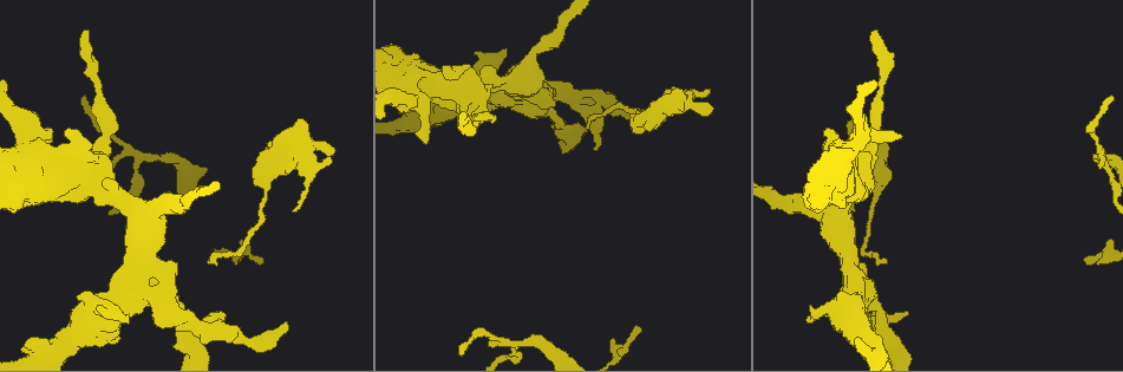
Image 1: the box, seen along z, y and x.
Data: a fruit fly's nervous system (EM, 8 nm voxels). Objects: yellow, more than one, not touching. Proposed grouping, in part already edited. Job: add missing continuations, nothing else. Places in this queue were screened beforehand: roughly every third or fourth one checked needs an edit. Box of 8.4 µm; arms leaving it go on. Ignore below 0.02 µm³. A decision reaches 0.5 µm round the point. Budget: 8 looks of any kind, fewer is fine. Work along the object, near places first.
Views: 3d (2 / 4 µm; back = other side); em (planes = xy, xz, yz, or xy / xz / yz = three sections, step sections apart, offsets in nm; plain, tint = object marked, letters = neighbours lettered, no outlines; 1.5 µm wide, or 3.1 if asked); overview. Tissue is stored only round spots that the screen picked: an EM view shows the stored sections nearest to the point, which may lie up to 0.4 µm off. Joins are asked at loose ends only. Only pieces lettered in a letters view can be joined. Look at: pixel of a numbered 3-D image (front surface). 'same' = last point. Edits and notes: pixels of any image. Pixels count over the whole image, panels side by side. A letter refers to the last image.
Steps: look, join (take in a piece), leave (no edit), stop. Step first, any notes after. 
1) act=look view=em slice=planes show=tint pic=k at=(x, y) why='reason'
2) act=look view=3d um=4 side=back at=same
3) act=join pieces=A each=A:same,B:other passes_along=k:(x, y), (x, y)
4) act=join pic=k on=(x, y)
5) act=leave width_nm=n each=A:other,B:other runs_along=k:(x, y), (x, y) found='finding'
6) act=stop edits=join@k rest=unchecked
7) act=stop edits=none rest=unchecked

act=look view=em slice=planes show=letters pic=1 at=(865, 197) why='an open end'

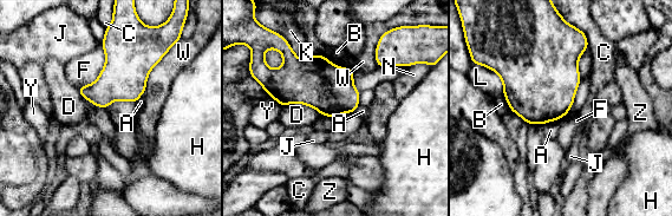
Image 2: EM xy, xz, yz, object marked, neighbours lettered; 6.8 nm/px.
act=leave each=A:other,B:other,C:other,D:other,F:other,H:other,J:other,K:other,L:other,N:other,W:other,Y:other,Z:other border=2:(105, 31), (104, 66), (78, 90) found='none of them fits'

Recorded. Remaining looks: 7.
act=look view=em slice=planes show=letters pic=1 at=(852, 210) why='branch stops here'

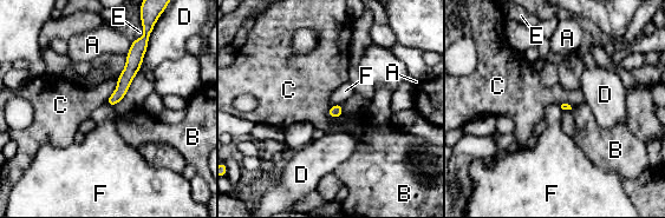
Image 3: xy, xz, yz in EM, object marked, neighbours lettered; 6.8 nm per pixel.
act=leave longest_contact=D:260nm each=A:other,B:other,C:other,D:other,E:other,F:other border=3:(341, 103), (331, 106) found='no lettered piece goes on from it'

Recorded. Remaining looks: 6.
act=look view=3d um=4 pic=1 at=(463, 113) why='free end'

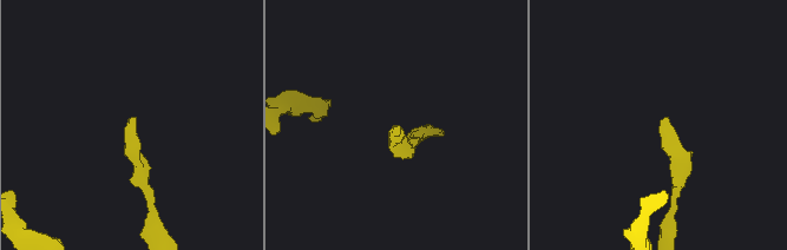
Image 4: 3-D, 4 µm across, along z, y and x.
act=look view=em slice=planes show=letters pic=4 at=(130, 118)

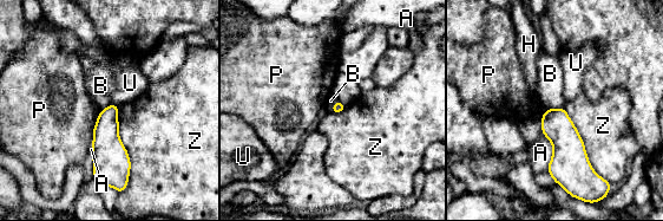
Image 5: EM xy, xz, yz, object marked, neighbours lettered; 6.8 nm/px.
act=leave each=A:other,B:other,H:other,P:other,U:other,Z:other found='none of them fits'

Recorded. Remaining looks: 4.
act=stop edits=none rest=unchecked

